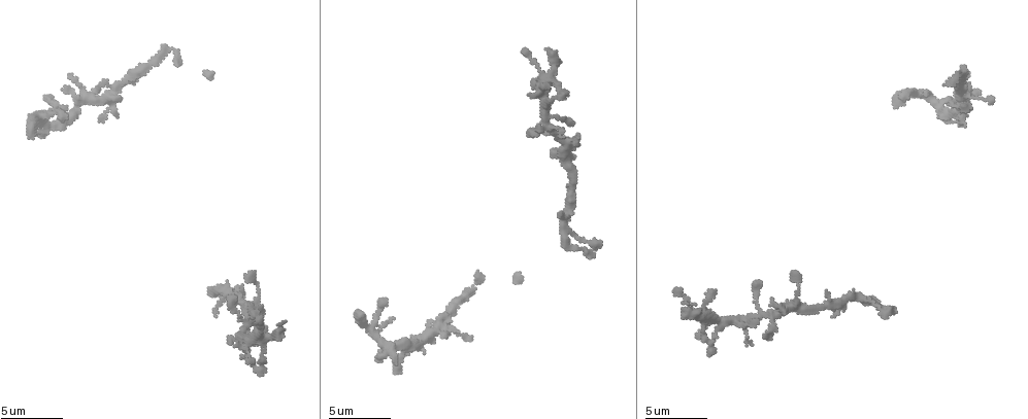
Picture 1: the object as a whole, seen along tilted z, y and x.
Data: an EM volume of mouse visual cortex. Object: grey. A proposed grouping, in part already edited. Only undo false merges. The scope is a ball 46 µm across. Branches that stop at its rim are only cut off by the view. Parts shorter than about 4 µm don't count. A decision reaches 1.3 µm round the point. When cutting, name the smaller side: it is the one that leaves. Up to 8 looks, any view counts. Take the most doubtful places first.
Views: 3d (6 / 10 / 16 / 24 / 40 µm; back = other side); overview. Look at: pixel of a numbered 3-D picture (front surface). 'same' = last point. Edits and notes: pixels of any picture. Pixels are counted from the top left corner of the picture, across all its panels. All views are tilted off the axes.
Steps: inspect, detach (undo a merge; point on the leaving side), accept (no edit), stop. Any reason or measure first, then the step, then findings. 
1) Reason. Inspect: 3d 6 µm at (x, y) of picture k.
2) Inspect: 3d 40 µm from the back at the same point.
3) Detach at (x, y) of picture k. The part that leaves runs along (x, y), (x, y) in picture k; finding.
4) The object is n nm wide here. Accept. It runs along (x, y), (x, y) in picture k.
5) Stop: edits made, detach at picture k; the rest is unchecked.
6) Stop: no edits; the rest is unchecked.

Inspect: 3d 6 µm at (446, 329) of picture 1.

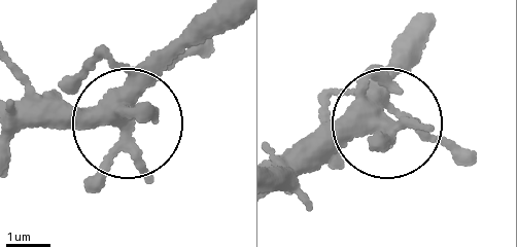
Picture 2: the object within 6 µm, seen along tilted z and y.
Accept. Continuous, no second cell.

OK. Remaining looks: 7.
Branch point. Inspect: 3d 16 µm at (569, 228) of picture 1.

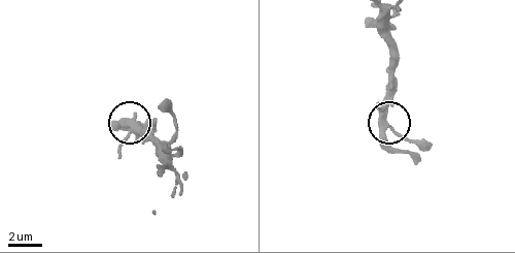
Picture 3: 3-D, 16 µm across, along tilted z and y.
The object is 320 nm wide here. Accept. It runs along (379, 146), (387, 125), (385, 86) in picture 3; all the same cell.

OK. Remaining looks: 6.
Looks like a crossing. Inspect: 3d 16 µm at (921, 93) of picture 1.

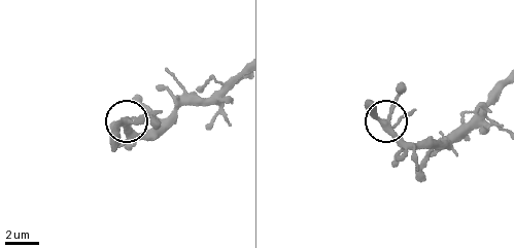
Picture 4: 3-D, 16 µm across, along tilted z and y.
Inspect: 3d 16 µm from the back at (384, 119) of picture 4.

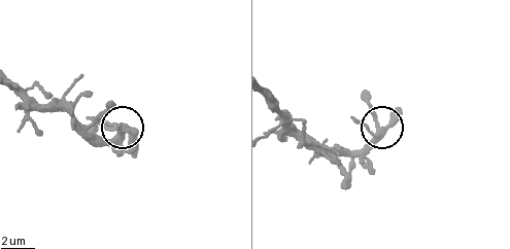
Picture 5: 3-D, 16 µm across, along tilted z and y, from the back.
Accept. All the same cell.

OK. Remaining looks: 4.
Three-way junction. Inspect: 3d 10 µm at (547, 113) of picture 1.

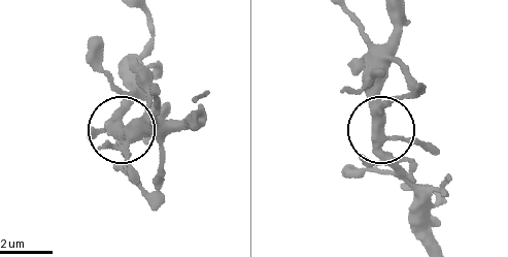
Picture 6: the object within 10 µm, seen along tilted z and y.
The object is 330 nm wide here. Accept. It runs along (432, 237), (427, 201), (383, 148), (374, 66) in picture 6; continuous, no second cell.

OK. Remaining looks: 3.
Stop: no edits; the rest is unchecked.

